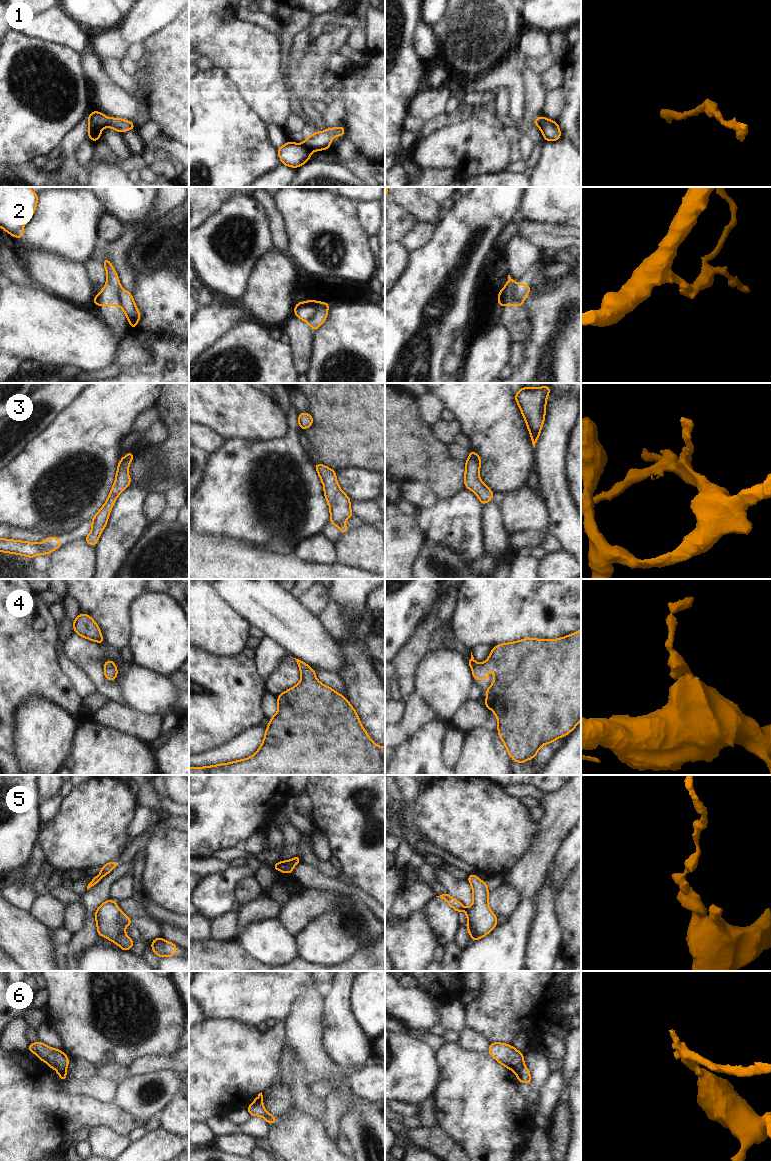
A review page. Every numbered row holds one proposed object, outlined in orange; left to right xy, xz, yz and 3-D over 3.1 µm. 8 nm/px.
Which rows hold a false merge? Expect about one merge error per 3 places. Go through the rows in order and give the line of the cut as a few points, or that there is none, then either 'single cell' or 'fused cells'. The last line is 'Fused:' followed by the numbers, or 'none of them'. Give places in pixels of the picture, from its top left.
1: no cut; single cell
2: cut in yz along (516, 283), (510, 295), (522, 301); fused cells
3: no cut; single cell
4: no cut; single cell
5: no cut; single cell
6: cut in xy along (57, 1070), (65, 1071); fused cells
Fused: 2, 6

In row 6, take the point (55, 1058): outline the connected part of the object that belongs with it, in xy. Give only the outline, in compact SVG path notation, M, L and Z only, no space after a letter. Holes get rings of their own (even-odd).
M42 1042L29 1044L27 1051L34 1052L39 1060L45 1061L47 1065L58 1072L66 1071L70 1058L61 1049L54 1049L46 1046Z

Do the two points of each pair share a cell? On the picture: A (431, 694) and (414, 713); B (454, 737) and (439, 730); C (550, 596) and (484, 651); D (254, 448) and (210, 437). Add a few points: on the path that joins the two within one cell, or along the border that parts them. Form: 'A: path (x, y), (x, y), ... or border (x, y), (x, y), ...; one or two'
A: border (415, 691), (433, 709), (436, 717); two
B: border (447, 723), (443, 756); two
C: border (492, 647), (486, 644), (478, 644), (471, 651); two
D: border (224, 441), (209, 454); two

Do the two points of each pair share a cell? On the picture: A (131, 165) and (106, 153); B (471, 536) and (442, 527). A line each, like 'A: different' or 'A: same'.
A: same
B: same

